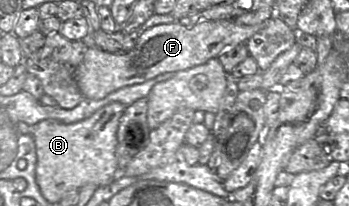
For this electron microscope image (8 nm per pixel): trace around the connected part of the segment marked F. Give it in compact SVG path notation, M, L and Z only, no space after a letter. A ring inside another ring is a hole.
M231 19L205 21L192 27L177 21L160 24L139 34L134 48L124 54L113 54L96 47L88 47L82 62L77 66L74 78L84 99L100 100L123 87L141 84L163 73L176 73L218 58L226 50L245 44L263 23L239 25Z

